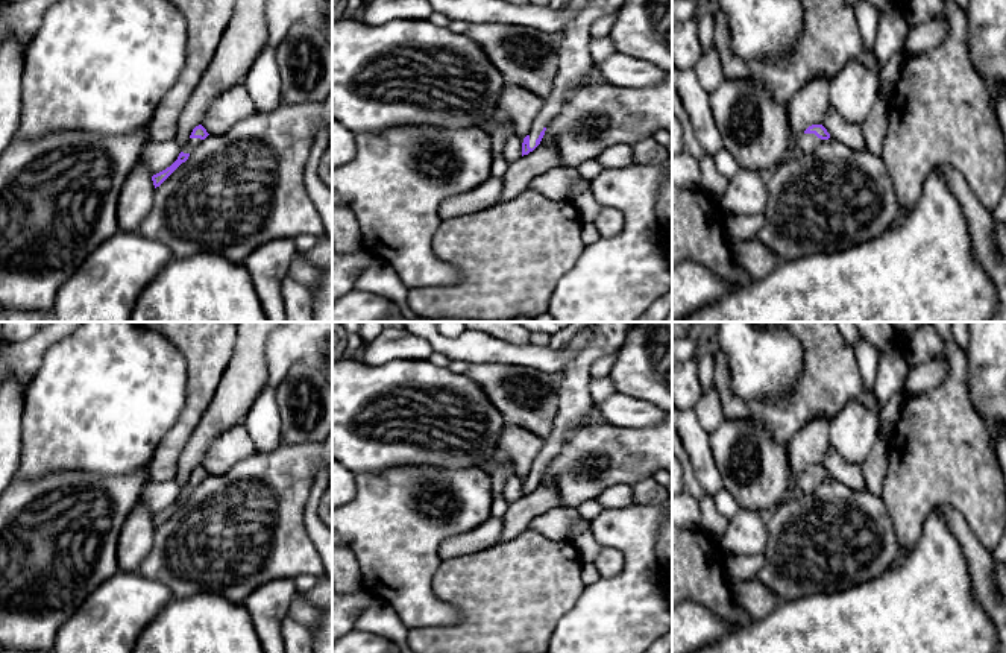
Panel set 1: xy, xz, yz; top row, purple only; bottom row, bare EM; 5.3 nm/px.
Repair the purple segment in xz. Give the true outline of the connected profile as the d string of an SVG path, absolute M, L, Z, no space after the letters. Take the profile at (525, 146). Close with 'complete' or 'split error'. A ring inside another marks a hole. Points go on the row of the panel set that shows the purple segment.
M590 0L560 30L558 73L554 88L534 118L530 134L523 138L522 156L540 144L546 128L574 91L595 79L595 59L589 50L590 27L596 20L616 14L622 3L624 0Z; split error

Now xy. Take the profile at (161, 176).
M199 125L193 129L188 144L182 149L178 159L167 167L165 170L156 173L152 176L155 188L159 187L182 162L185 162L190 156L190 153L208 137L209 134L206 129Z; split error

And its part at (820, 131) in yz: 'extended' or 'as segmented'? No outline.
extended

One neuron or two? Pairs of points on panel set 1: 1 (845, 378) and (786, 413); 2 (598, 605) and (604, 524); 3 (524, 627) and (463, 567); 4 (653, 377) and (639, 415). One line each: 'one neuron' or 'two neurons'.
1: one neuron
2: one neuron
3: one neuron
4: two neurons

